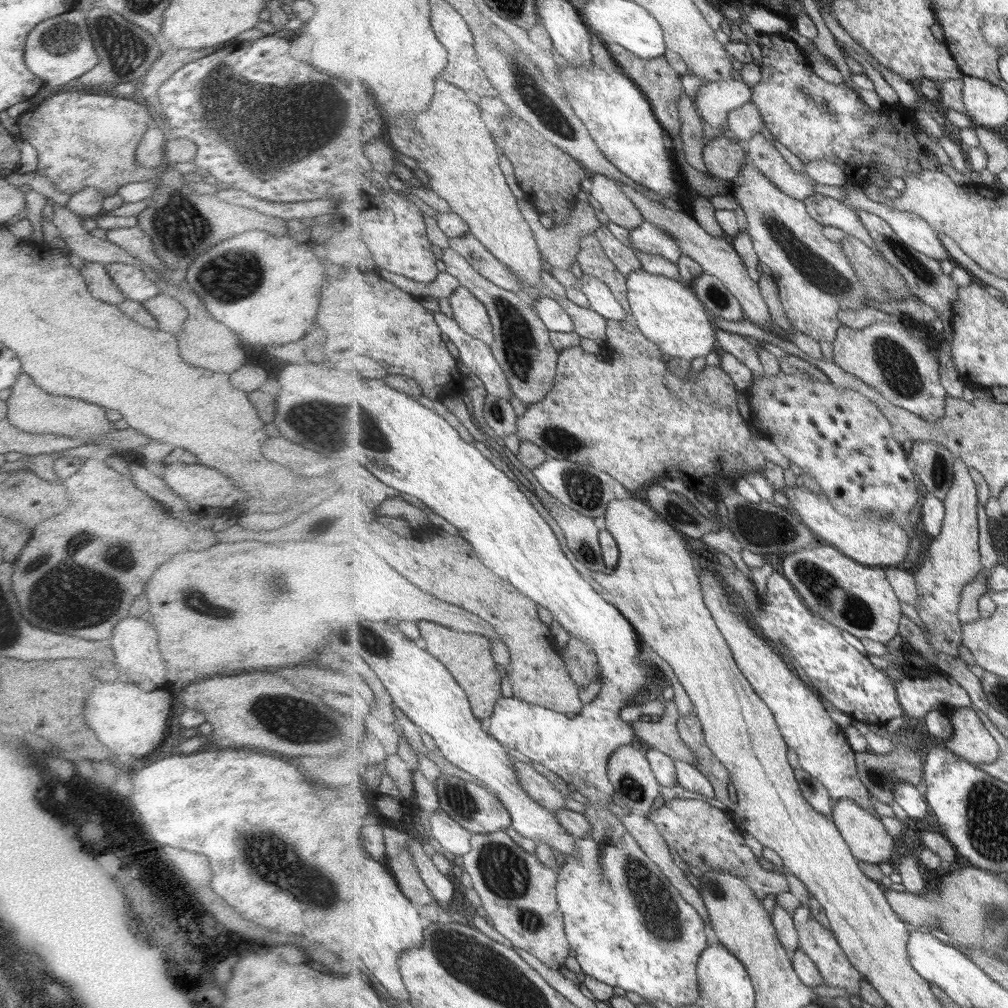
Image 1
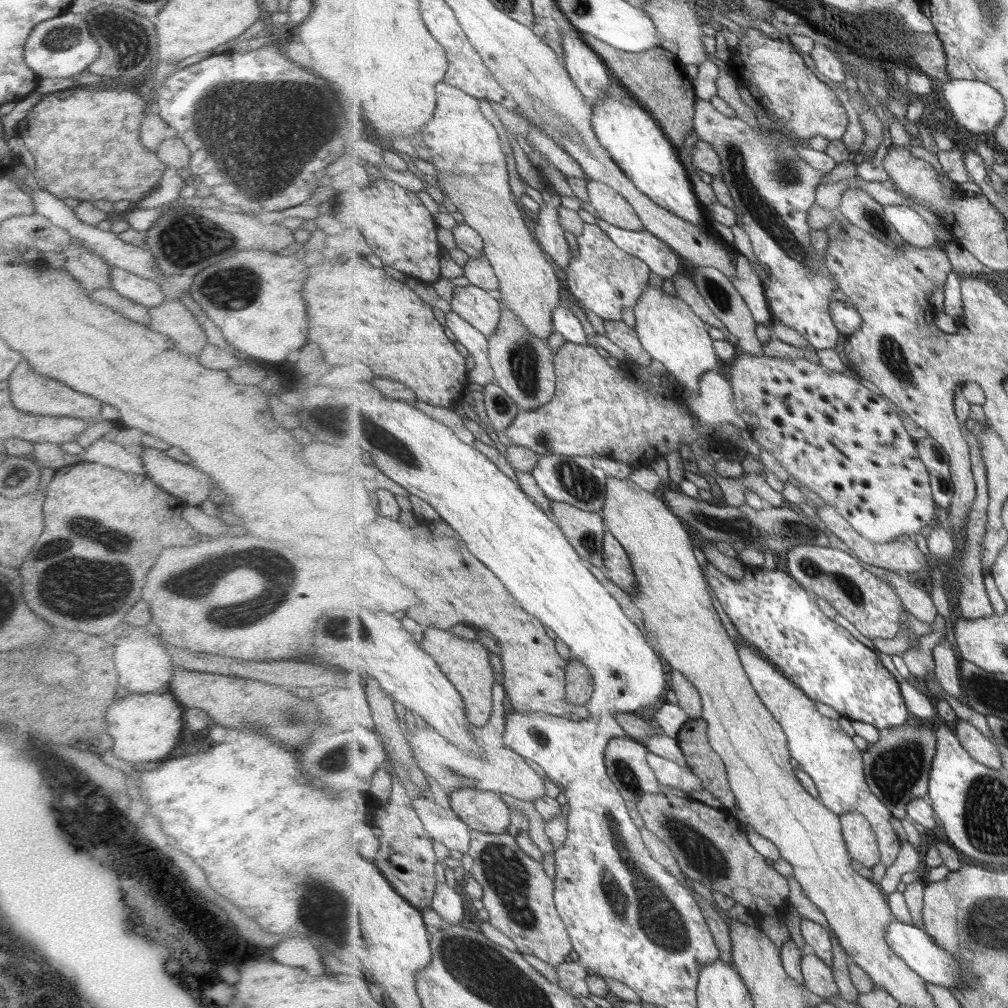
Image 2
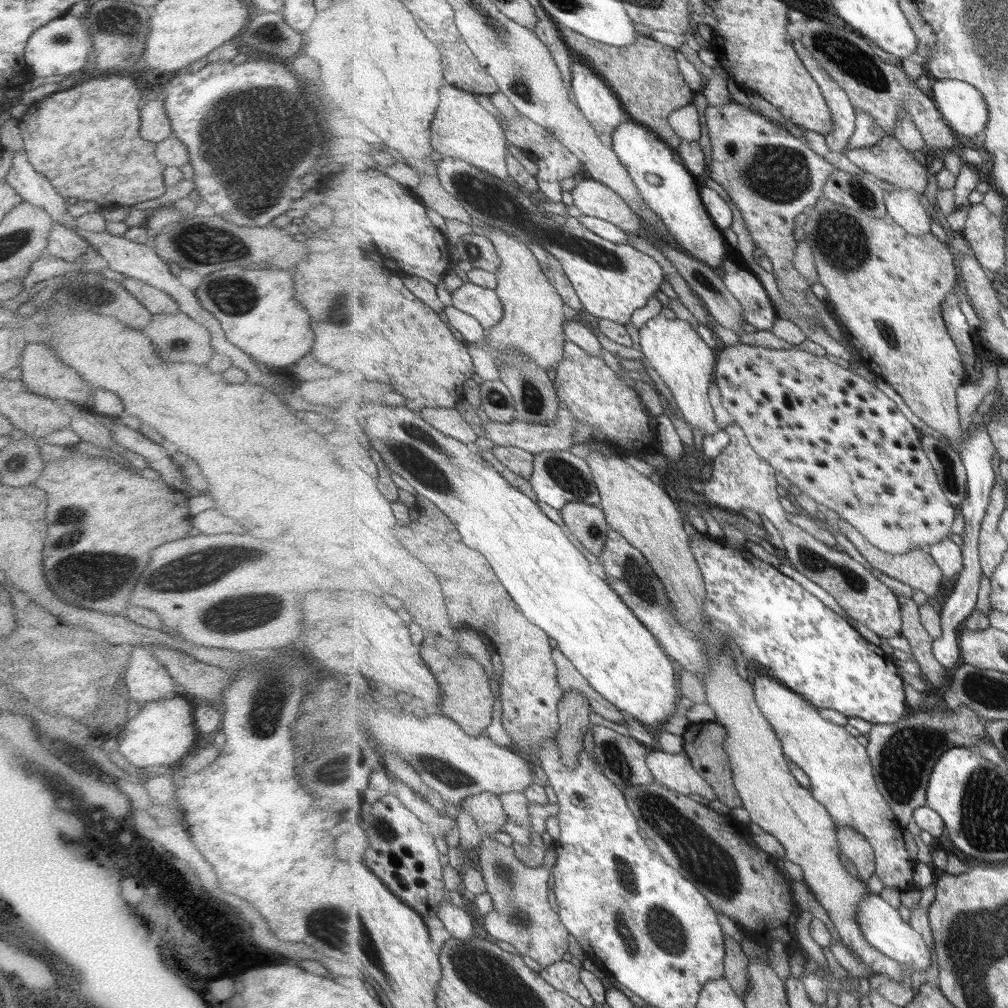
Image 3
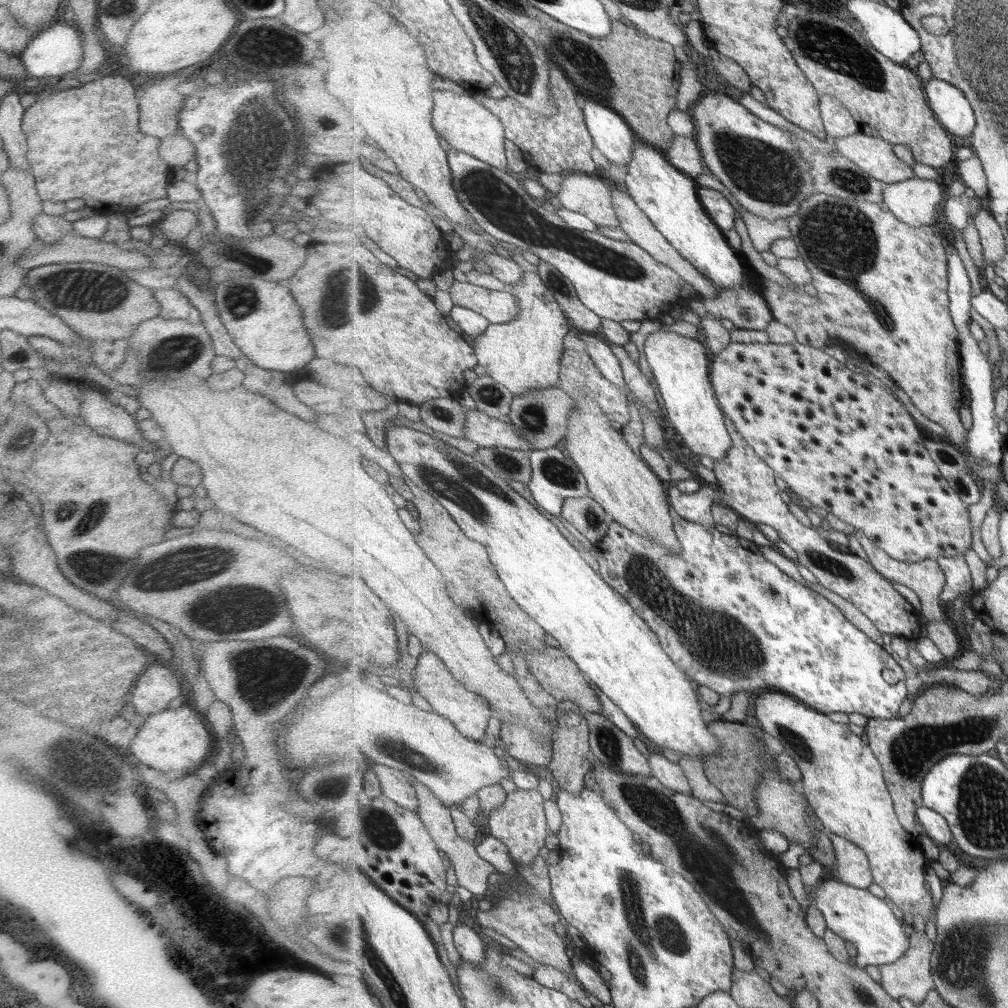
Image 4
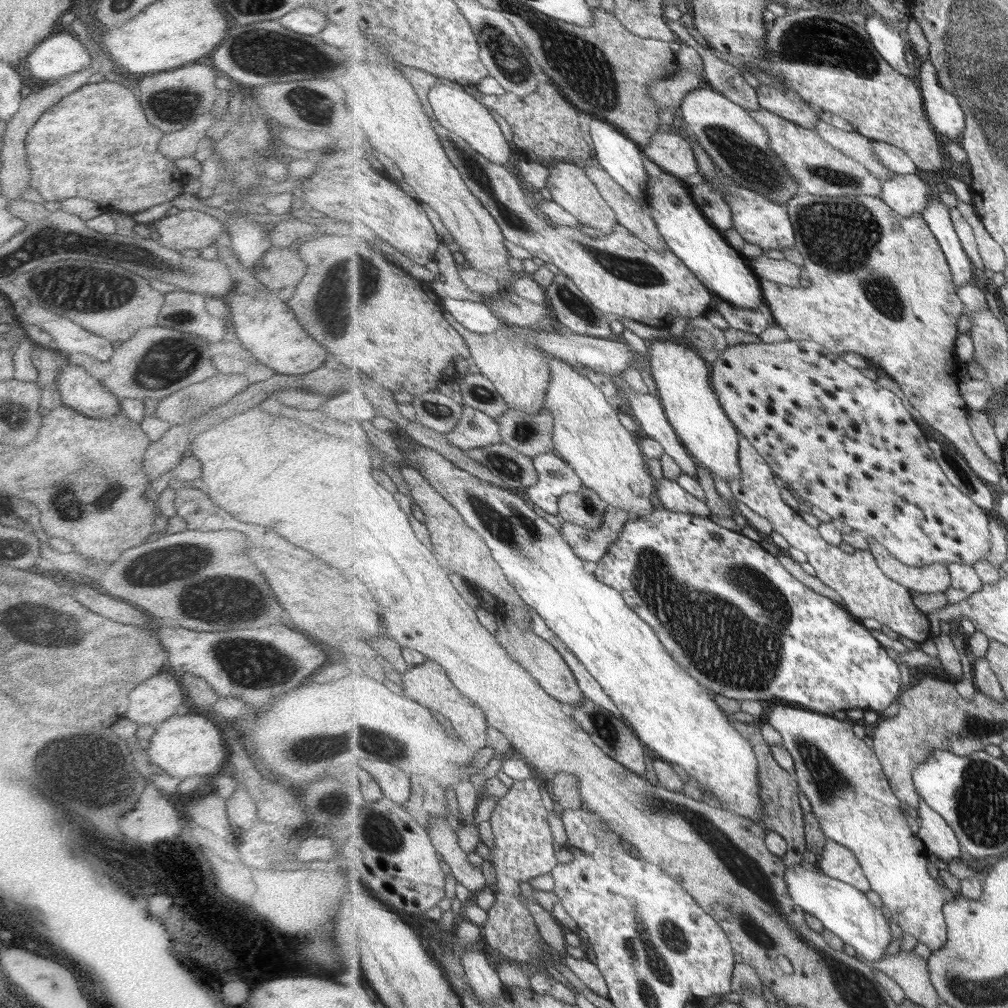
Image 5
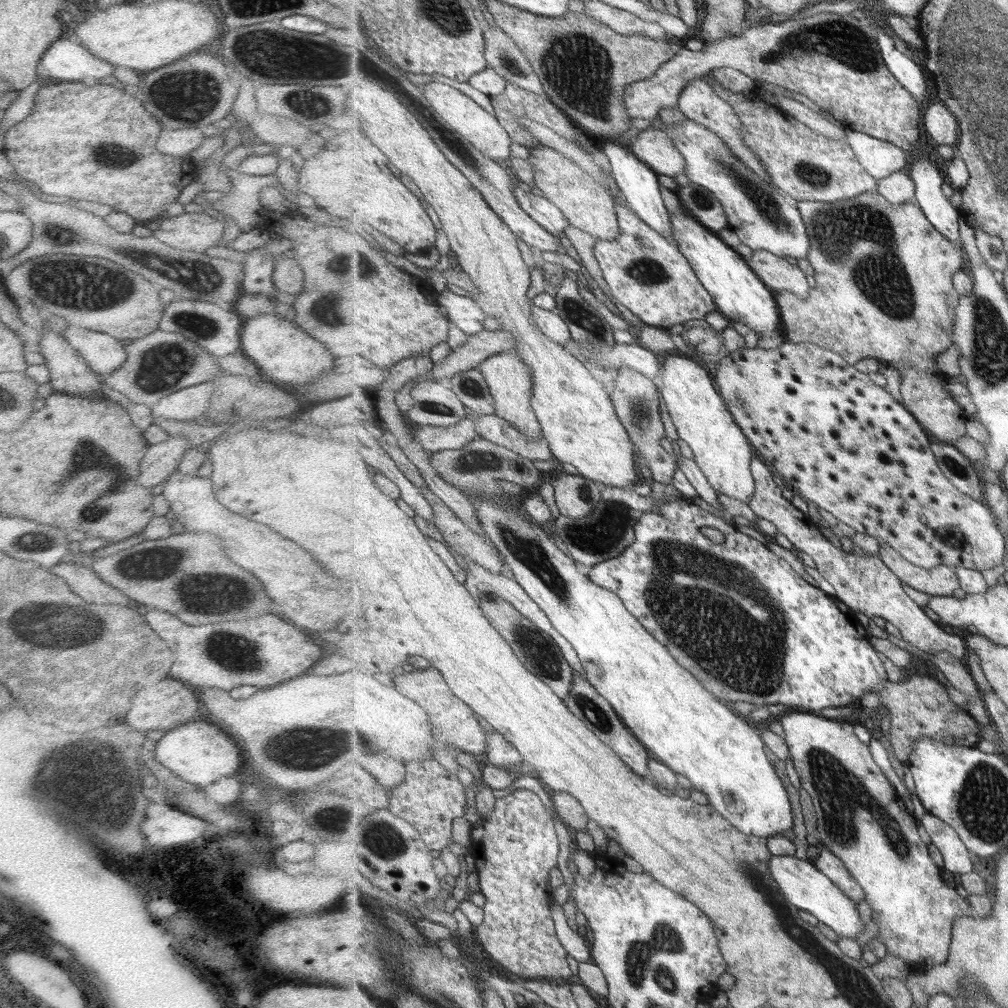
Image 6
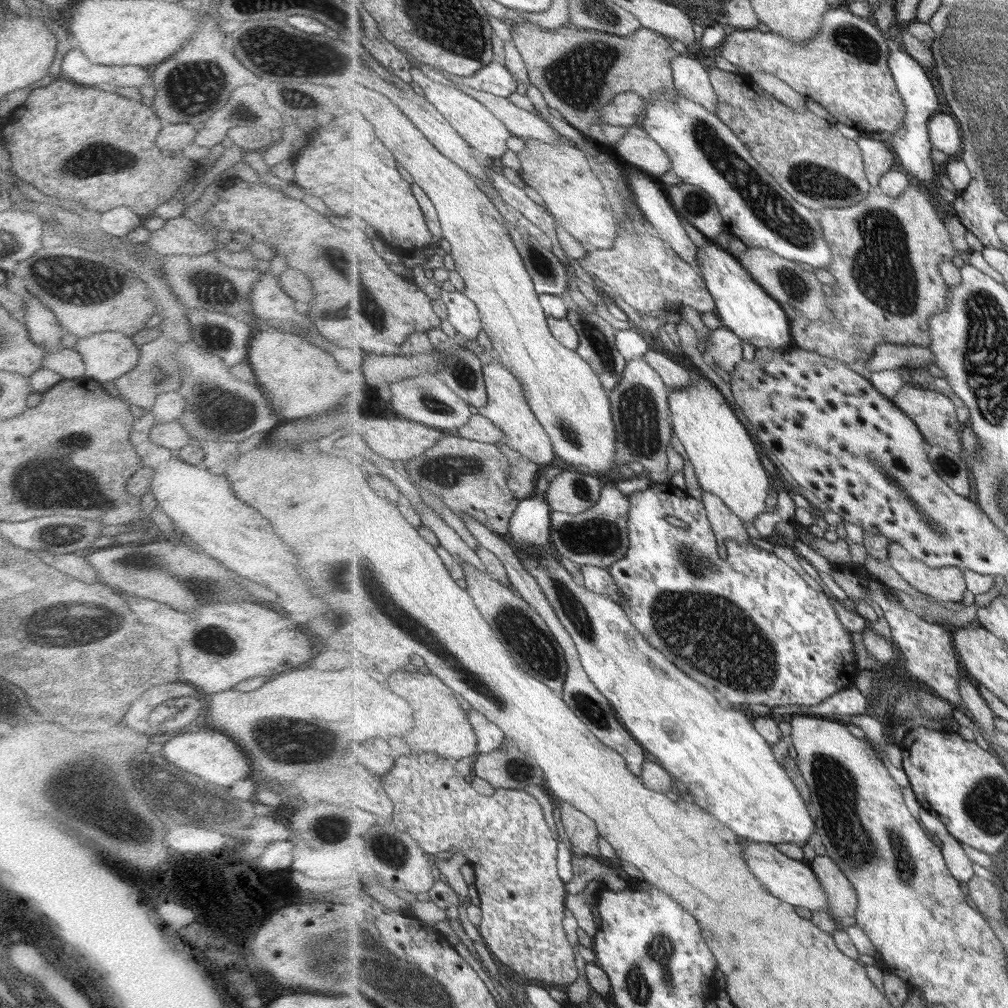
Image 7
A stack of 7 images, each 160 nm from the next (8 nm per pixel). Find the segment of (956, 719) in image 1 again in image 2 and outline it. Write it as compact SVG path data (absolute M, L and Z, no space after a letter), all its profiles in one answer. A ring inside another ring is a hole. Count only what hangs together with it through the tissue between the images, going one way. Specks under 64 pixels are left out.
M959 720L955 732L963 748L975 760L988 765L989 768L1002 770L1003 763L1000 750L995 748L995 744L979 728L975 728L971 722Z

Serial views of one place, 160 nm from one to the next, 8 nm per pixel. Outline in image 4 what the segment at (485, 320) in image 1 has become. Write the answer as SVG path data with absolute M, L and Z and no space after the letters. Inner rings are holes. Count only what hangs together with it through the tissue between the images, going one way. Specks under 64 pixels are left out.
M454 281L449 289L453 304L481 313L490 324L505 324L516 319L519 305L516 296L506 289L498 291L473 283Z

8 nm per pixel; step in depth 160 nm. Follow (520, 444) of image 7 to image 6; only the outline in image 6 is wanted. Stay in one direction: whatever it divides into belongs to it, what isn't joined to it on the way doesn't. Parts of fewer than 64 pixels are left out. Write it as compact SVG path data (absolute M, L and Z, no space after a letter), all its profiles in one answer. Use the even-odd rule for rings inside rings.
M515 351L494 354L484 360L479 369L490 384L491 392L496 400L496 414L511 421L531 440L542 439L544 437L542 424L532 405L533 387L536 384L534 383L532 368L522 359L522 356Z

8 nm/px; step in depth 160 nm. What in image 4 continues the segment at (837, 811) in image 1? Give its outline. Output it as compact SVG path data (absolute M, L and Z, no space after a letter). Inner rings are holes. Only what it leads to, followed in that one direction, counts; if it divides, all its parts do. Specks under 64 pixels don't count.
M835 833L830 837L838 854L837 865L832 868L833 878L857 888L868 889L875 882L868 854L847 837Z

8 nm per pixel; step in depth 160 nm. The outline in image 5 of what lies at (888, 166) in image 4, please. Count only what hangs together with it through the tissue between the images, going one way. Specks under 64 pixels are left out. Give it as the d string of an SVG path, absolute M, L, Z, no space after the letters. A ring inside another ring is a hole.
M821 120L817 123L814 131L834 148L863 164L882 182L895 178L895 172L885 168L885 164L881 162L879 155L873 150L873 141L869 142L869 139L859 134L859 132L843 131Z

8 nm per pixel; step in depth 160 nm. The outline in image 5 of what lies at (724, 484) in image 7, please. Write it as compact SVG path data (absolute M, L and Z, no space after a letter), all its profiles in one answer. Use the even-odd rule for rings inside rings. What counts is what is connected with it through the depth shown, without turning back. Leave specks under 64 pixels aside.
M671 339L656 340L651 344L650 370L659 391L667 418L679 435L685 448L711 472L720 476L725 481L738 479L741 476L740 465L740 436L739 430L725 412L716 390L713 389L711 379L711 365L699 353L690 350L687 344L678 344Z

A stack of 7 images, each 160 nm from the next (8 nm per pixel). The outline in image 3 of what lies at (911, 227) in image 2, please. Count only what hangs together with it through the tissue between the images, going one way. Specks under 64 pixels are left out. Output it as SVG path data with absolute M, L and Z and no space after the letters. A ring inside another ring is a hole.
M895 188L886 193L886 207L888 214L897 221L909 234L921 236L932 232L932 222L919 202L922 192L908 188Z

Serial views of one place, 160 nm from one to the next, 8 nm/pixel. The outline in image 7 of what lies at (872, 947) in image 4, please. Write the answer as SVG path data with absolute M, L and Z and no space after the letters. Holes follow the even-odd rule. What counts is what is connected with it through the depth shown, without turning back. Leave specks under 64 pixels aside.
M750 841L744 852L748 860L751 872L766 884L766 887L777 897L793 906L818 910L831 914L831 906L824 884L812 870L809 864L797 860L771 843Z

